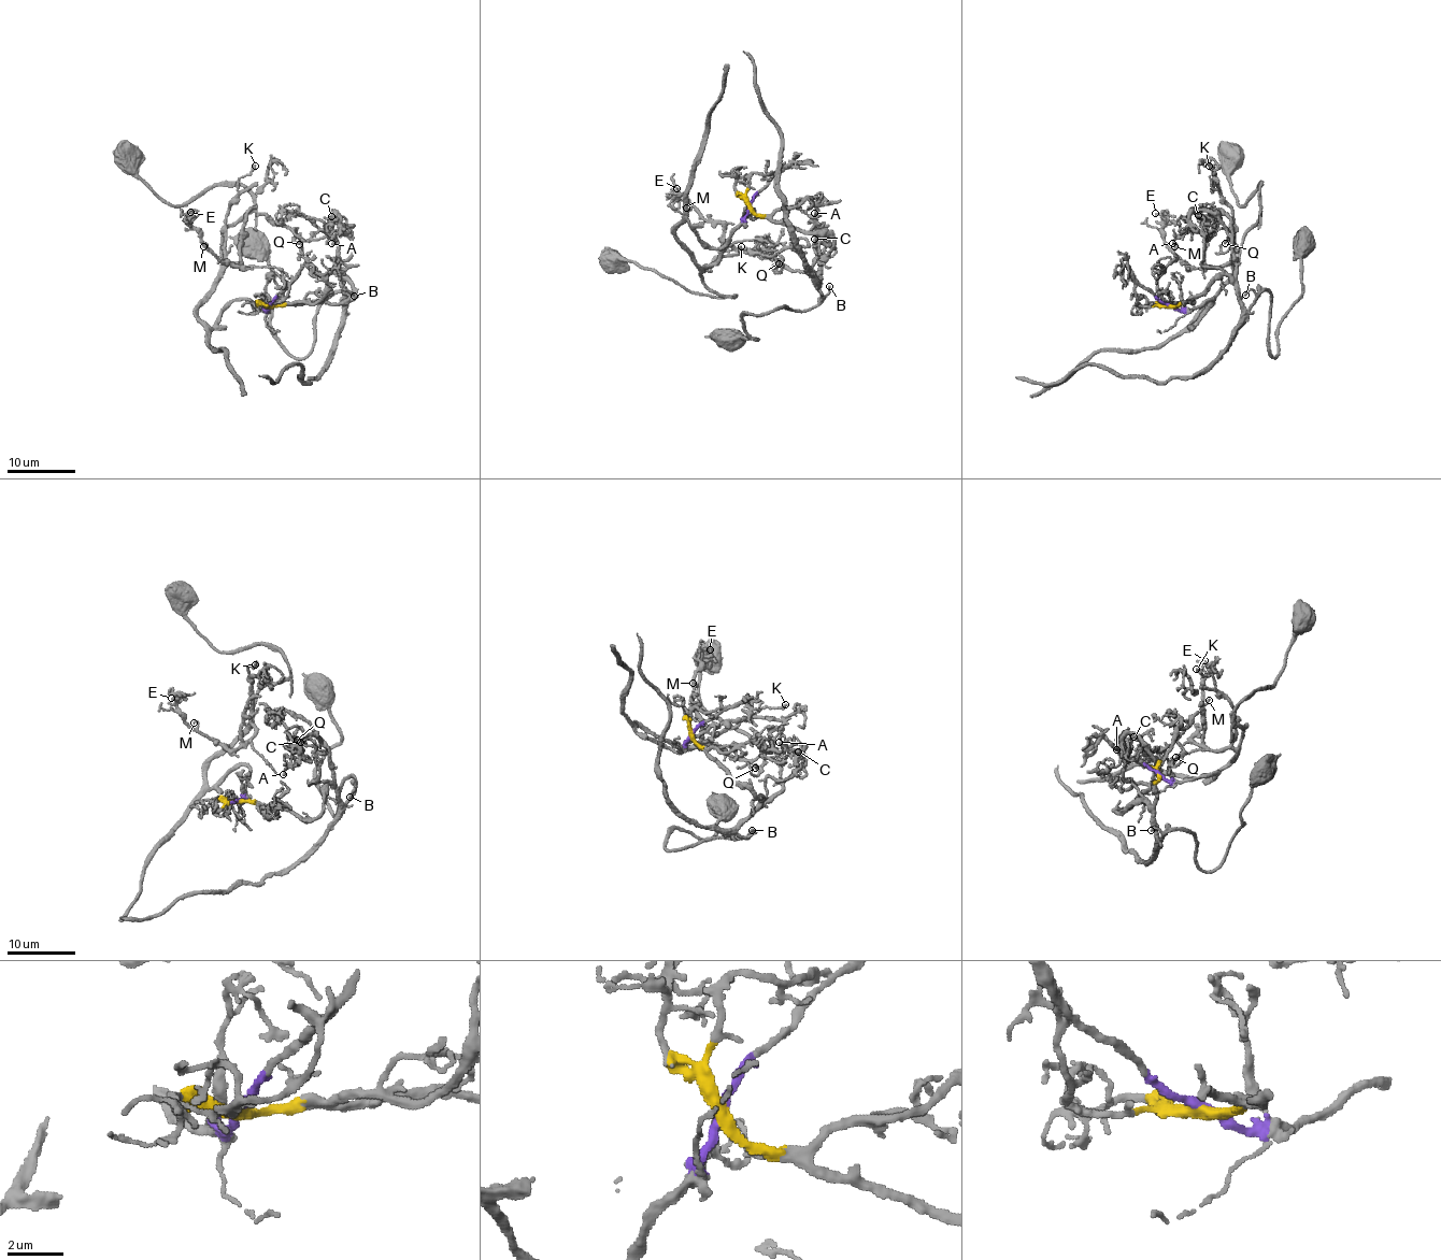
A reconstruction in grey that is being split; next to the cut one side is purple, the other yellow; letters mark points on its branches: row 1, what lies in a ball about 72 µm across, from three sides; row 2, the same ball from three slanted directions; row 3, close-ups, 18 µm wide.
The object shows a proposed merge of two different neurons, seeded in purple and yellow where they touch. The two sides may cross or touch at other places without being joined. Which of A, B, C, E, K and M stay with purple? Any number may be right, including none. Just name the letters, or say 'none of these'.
E, K, M

